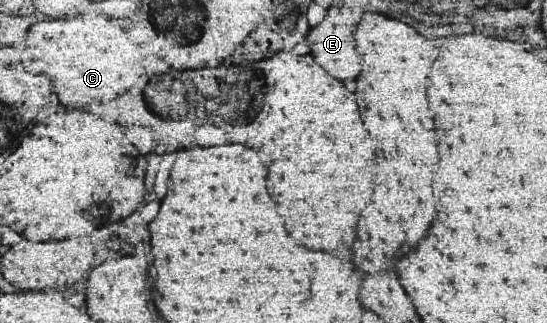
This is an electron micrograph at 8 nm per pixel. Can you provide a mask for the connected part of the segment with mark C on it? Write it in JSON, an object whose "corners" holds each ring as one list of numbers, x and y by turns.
{"corners":[[75,17,75,19,51,19,45,23,35,23,27,37,27,47,23,49,23,65,31,73,45,73,53,79,55,91,61,101,71,107,87,107,107,99,117,99,119,95,135,89,143,75,143,53,133,45,127,33,111,19,99,17]]}

